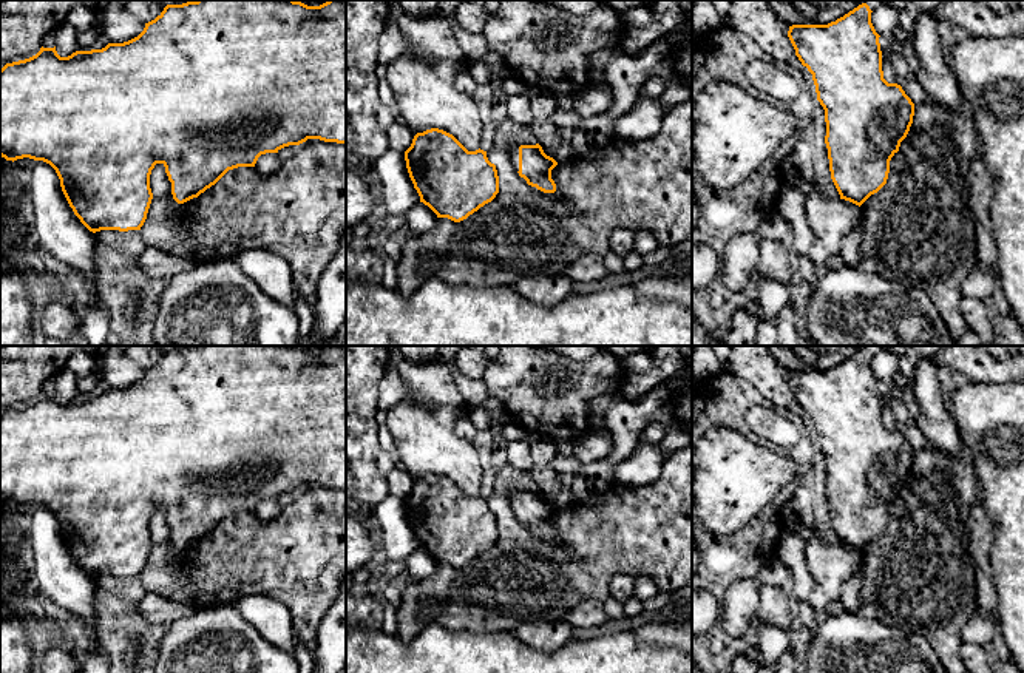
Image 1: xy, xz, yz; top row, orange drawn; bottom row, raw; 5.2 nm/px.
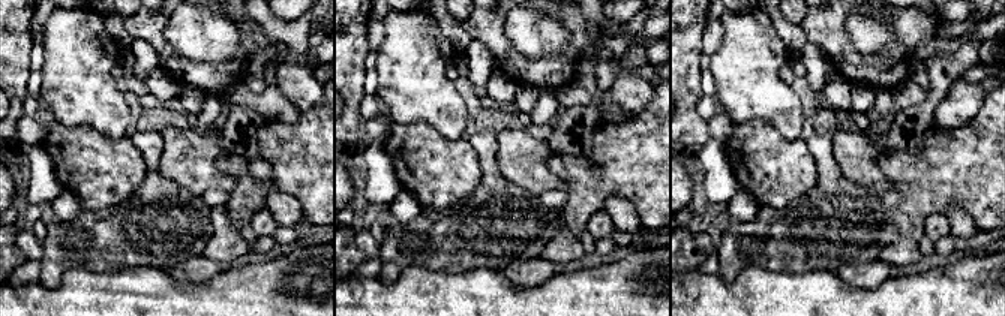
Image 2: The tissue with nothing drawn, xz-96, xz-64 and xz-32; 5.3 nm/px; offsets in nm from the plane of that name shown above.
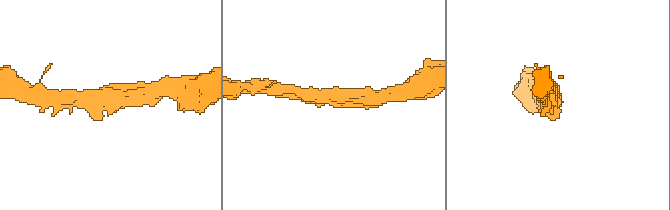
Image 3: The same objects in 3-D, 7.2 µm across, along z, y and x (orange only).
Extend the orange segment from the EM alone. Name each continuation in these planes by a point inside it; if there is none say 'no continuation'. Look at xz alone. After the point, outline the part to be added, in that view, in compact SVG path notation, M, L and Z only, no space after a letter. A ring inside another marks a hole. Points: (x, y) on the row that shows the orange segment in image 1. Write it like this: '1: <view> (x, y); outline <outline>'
1: xz (515, 150); outline M511 147L508 151L513 168L519 171L519 147Z

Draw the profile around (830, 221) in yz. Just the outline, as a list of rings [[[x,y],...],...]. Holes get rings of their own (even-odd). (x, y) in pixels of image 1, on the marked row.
[[[786,157],[783,161],[783,184],[800,185],[806,191],[806,219],[814,236],[808,256],[814,264],[825,264],[839,255],[842,238],[860,224],[860,207],[845,199],[822,199],[812,184],[797,179],[797,170]]]

